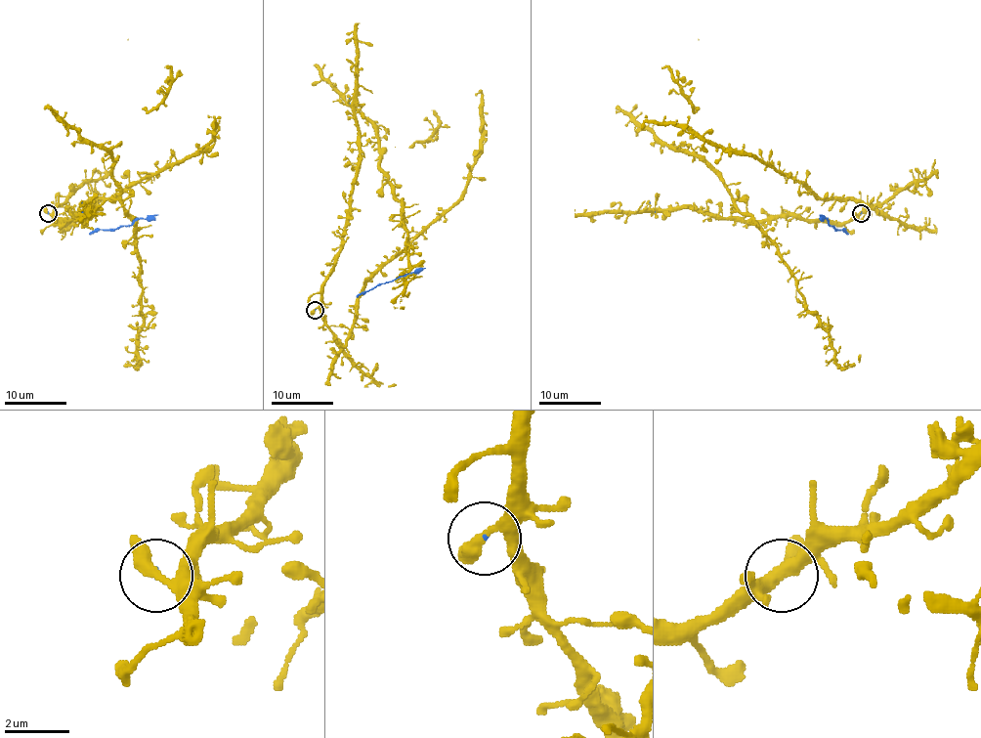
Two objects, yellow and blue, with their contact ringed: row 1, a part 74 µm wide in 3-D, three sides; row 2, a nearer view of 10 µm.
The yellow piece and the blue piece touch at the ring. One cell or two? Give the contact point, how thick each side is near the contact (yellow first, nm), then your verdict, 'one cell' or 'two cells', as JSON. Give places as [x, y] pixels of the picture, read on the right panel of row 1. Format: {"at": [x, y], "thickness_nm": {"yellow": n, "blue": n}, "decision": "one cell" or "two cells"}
{"at": [861, 213], "thickness_nm": {"yellow": 300, "blue": 50}, "decision": "one cell"}

